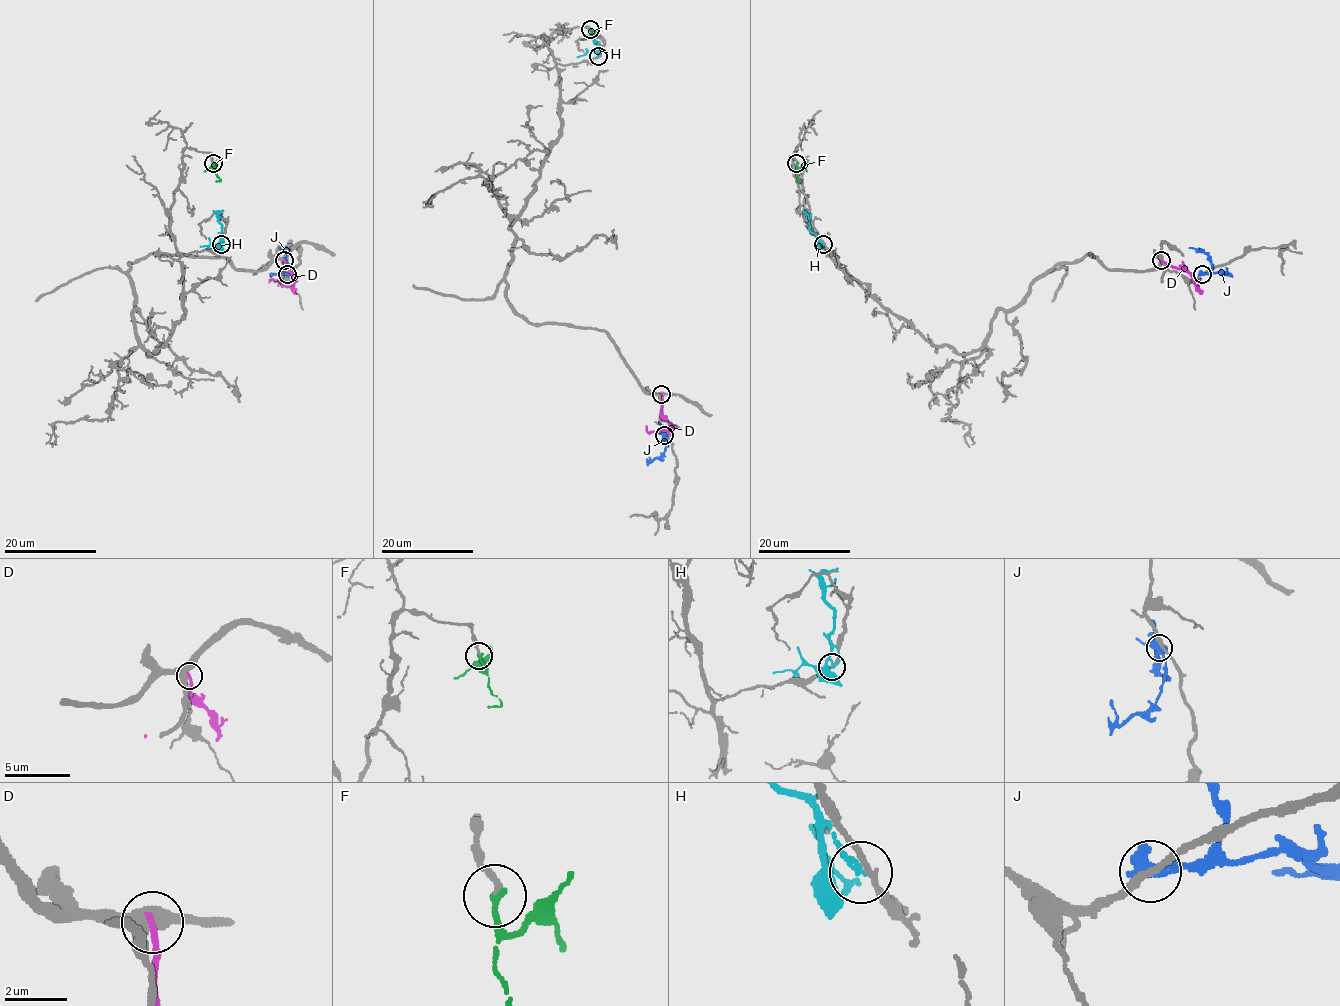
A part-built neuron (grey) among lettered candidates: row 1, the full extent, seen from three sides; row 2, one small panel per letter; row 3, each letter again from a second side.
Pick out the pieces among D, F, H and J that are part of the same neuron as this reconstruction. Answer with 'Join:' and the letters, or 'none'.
Join: F

